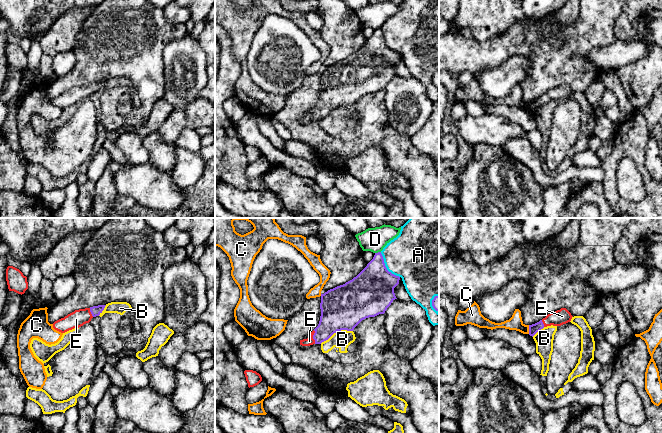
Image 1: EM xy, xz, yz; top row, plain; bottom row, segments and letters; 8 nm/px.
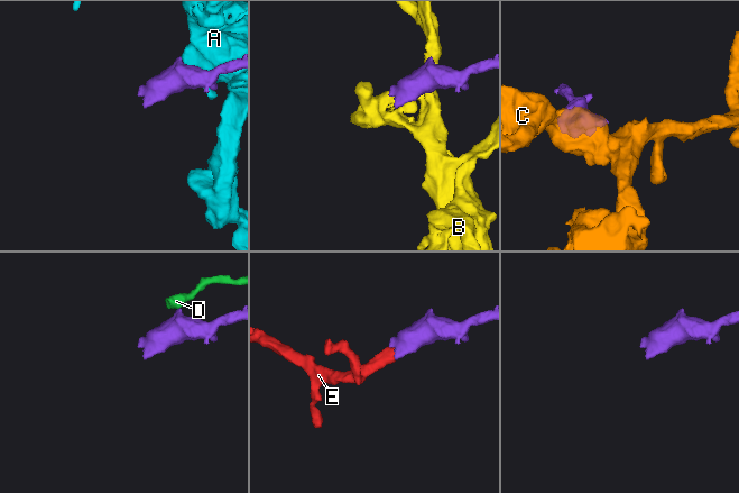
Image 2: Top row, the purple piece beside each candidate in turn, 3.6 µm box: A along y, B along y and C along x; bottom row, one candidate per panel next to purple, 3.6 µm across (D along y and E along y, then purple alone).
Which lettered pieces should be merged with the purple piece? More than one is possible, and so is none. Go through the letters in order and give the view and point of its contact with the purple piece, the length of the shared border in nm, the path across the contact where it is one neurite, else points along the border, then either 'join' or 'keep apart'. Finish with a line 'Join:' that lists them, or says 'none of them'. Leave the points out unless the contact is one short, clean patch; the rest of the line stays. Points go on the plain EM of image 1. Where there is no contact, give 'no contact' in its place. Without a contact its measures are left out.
A: contact xz (385, 43); length 260 nm; keep apart
B: contact xz (336, 107); length 280 nm; keep apart
C: contact yz (529, 105); length 70 nm; keep apart
D: contact xz (378, 28); length 50 nm; border xz (380, 27), (375, 29); keep apart
E: contact xz (313, 113); length 110 nm; way xz (335, 92), (313, 113), (309, 117); join
Join: E

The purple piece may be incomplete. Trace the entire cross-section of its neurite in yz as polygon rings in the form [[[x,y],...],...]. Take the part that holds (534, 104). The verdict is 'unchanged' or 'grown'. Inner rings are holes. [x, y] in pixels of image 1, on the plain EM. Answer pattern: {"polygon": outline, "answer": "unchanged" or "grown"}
{"polygon": [[[561,84],[555,88],[548,90],[539,98],[529,101],[529,111],[534,112],[537,108],[547,102],[561,102],[571,97],[571,89],[566,84]]], "answer": "grown"}

